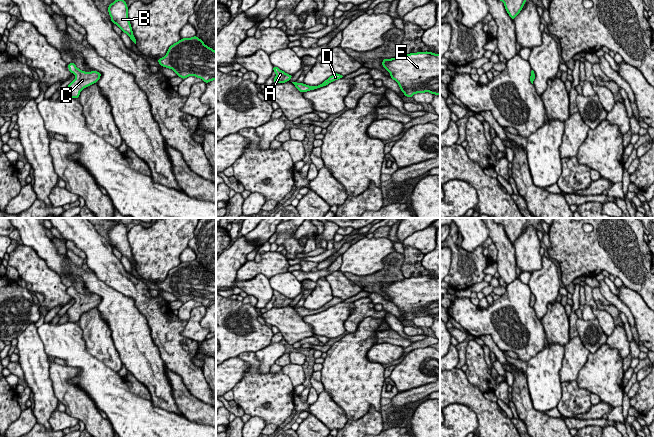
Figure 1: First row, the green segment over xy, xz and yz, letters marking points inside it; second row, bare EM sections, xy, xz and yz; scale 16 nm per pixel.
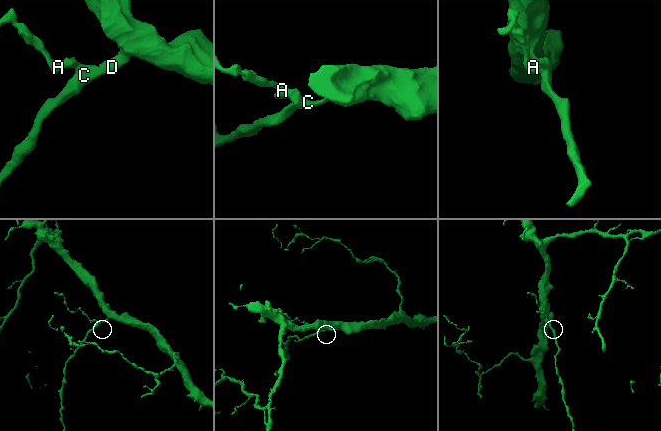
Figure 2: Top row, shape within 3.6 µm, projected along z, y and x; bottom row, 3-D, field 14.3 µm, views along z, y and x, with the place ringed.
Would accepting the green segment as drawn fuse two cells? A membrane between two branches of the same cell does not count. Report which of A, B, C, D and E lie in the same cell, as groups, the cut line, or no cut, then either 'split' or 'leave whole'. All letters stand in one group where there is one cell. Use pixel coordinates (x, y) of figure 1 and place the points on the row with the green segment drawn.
groups A B C D E; cut none; leave whole

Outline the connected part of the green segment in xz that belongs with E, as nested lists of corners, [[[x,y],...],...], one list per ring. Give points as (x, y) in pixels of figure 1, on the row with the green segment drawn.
[[[417,52],[383,59],[382,66],[390,73],[406,97],[429,92],[440,95],[440,54]]]

